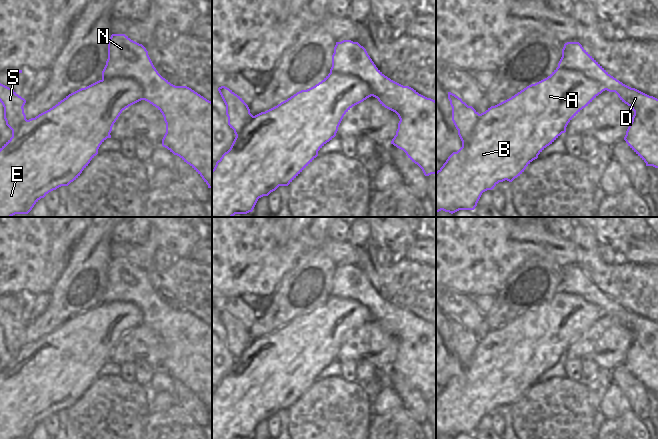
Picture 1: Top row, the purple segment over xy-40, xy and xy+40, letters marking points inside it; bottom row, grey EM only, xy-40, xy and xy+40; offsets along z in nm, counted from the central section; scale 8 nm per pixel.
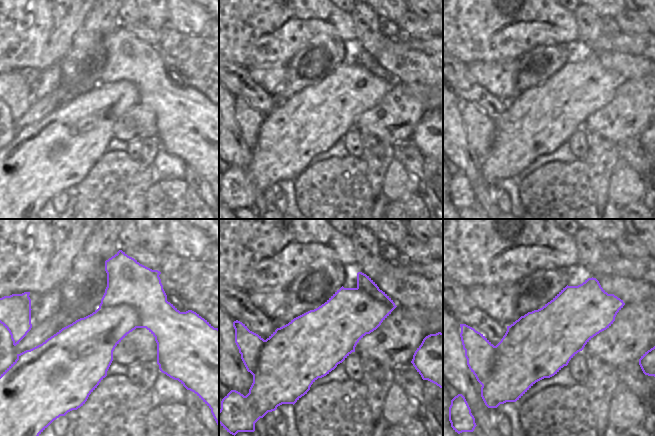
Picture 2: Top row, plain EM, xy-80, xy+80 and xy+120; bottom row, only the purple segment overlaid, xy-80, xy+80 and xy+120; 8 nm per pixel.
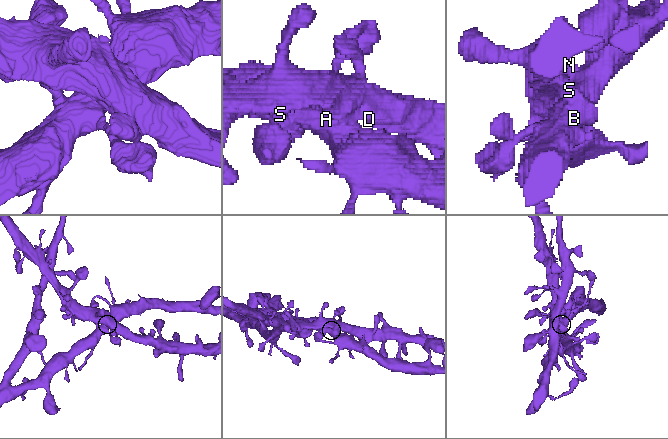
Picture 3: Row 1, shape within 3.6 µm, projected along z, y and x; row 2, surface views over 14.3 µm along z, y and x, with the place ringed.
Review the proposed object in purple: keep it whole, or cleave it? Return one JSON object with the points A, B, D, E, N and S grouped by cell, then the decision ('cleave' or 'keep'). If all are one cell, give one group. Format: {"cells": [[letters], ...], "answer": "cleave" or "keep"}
{"cells": [["A", "B", "E"], ["D", "N", "S"]], "answer": "cleave"}

